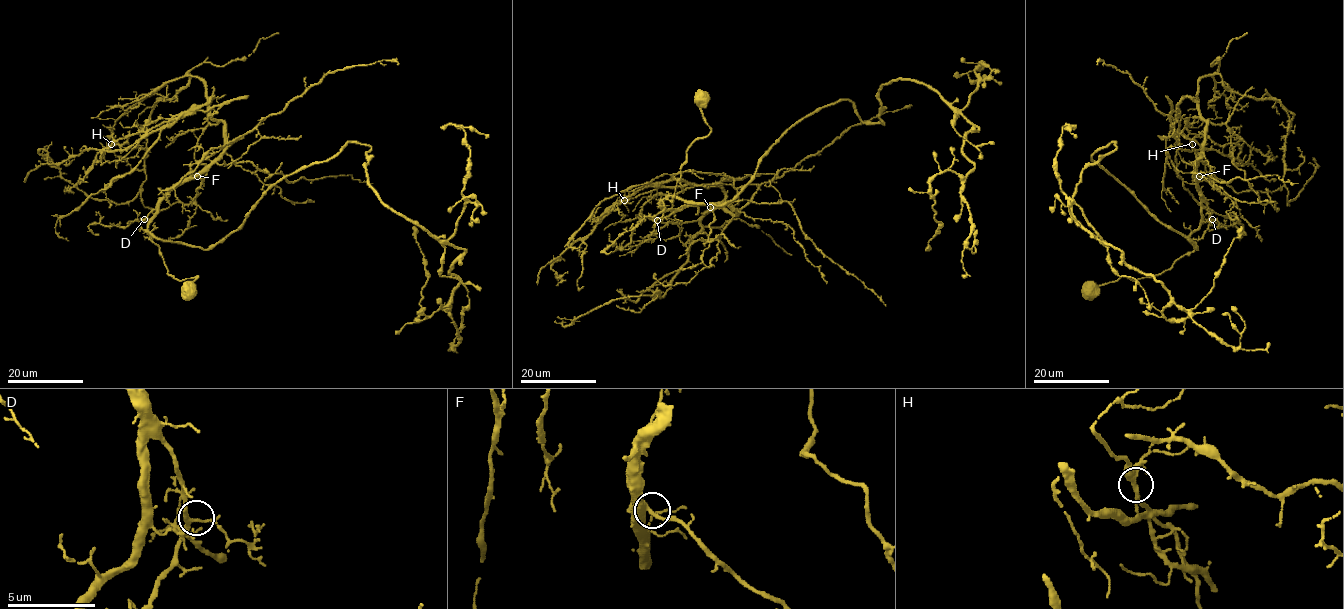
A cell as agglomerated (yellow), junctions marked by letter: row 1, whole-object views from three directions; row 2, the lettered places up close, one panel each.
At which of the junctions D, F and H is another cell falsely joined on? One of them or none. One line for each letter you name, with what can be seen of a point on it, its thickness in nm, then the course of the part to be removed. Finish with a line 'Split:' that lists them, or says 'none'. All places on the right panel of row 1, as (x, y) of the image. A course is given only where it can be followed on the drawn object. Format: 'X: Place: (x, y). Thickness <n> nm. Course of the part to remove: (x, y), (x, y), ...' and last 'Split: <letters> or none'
H: Place: (1192, 144). Thickness 240 nm. Course of the part to remove: (1192, 144), (1179, 131), (1177, 111), (1173, 109), (1166, 96)
Split: H

